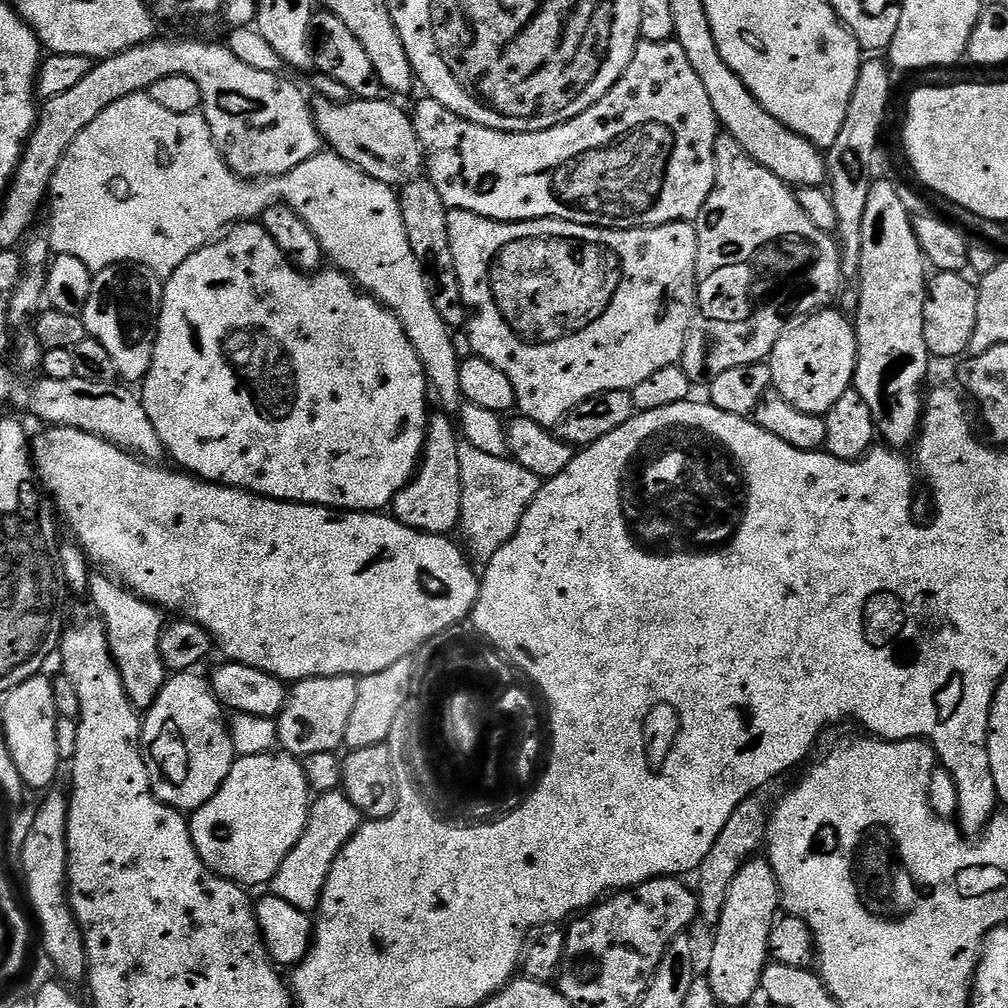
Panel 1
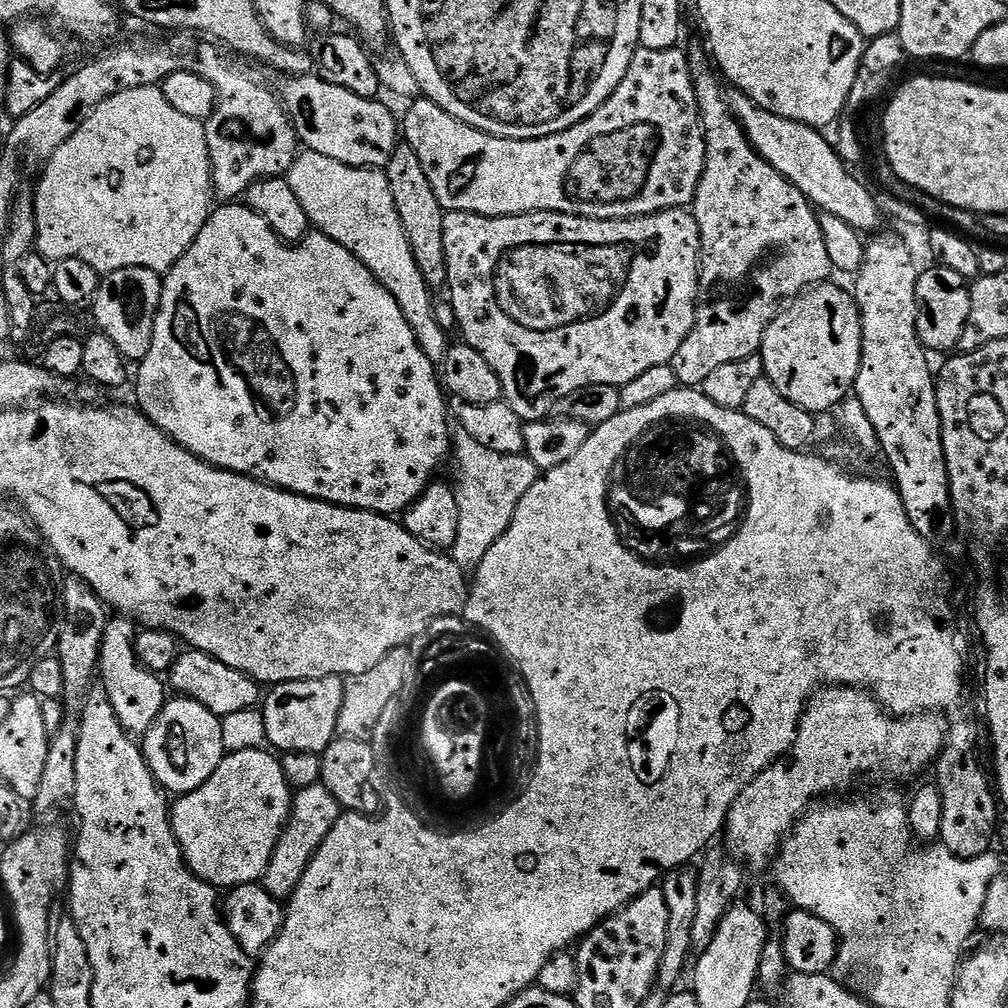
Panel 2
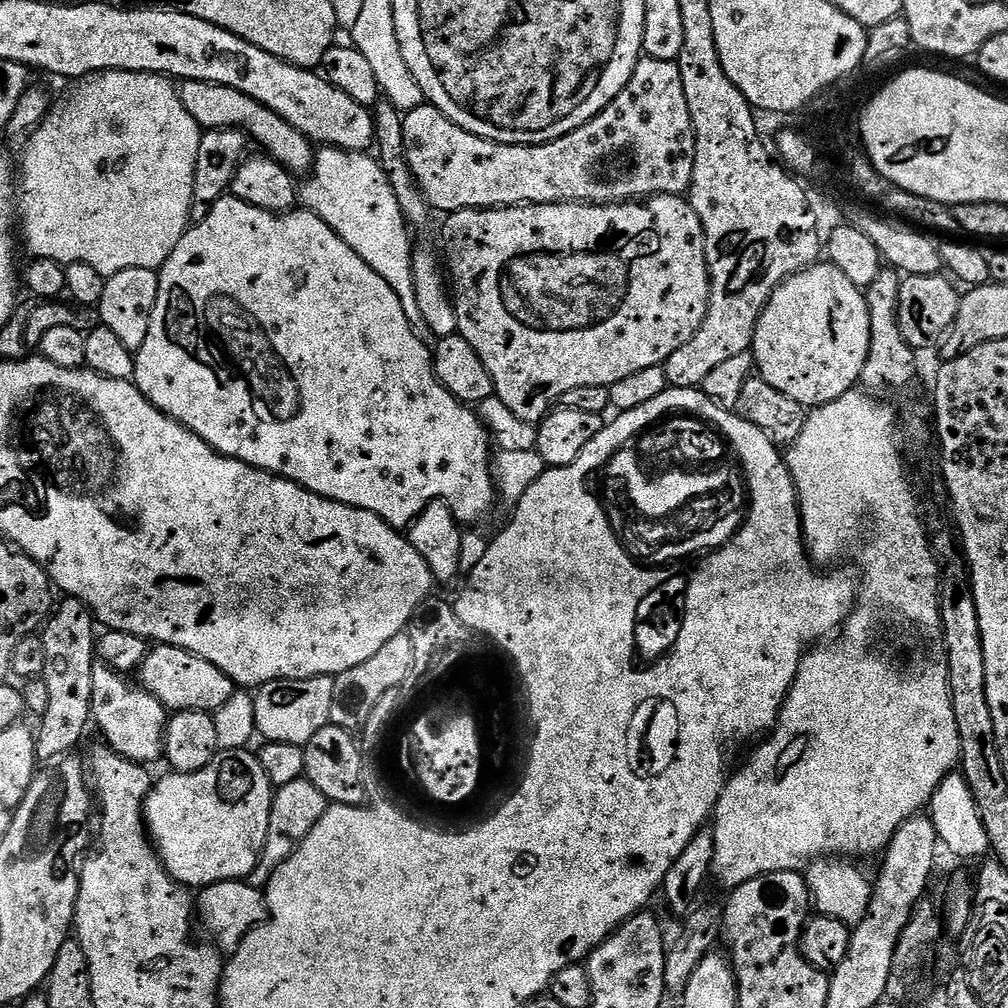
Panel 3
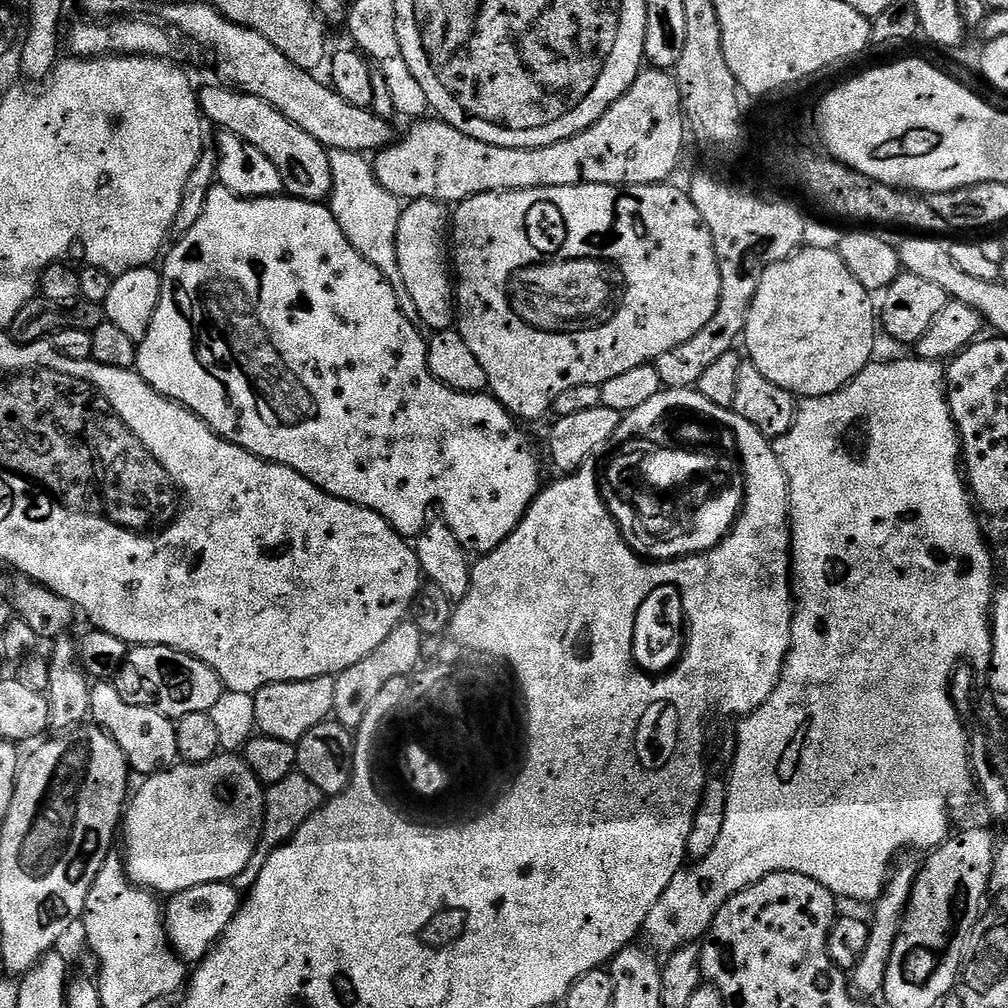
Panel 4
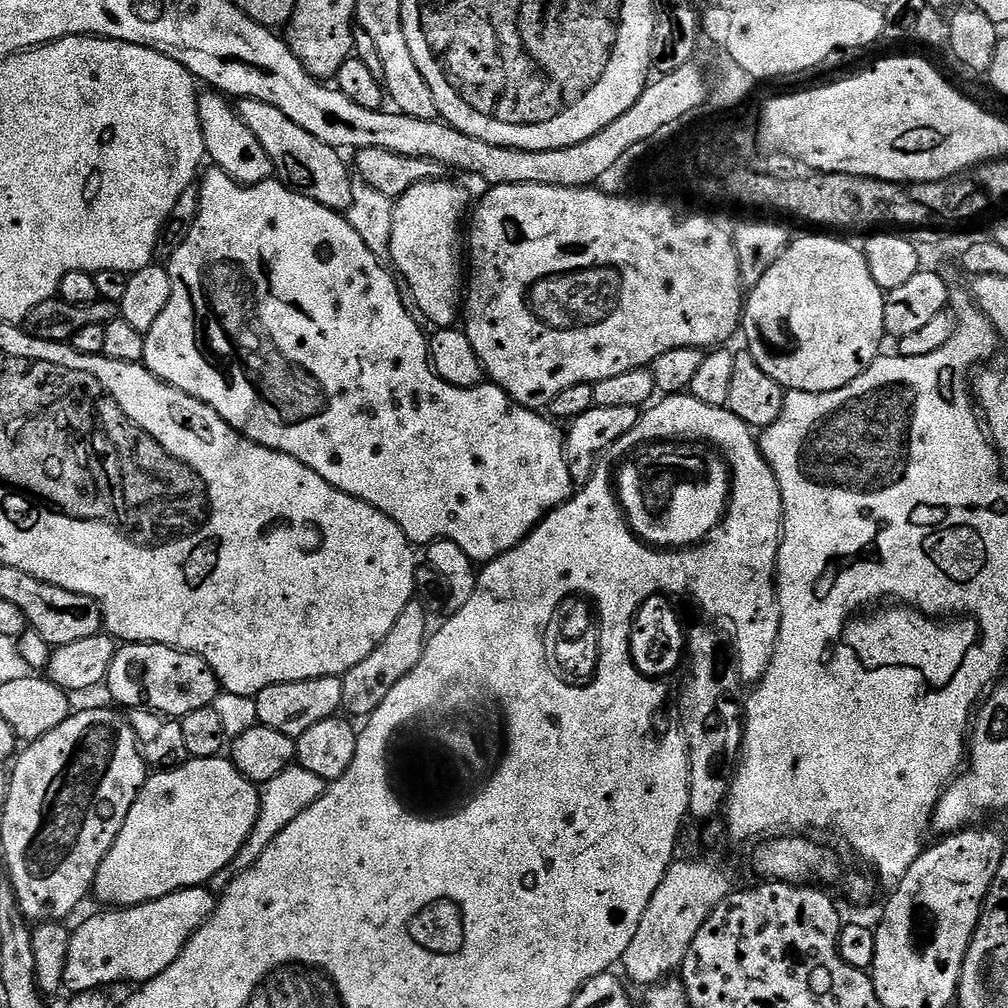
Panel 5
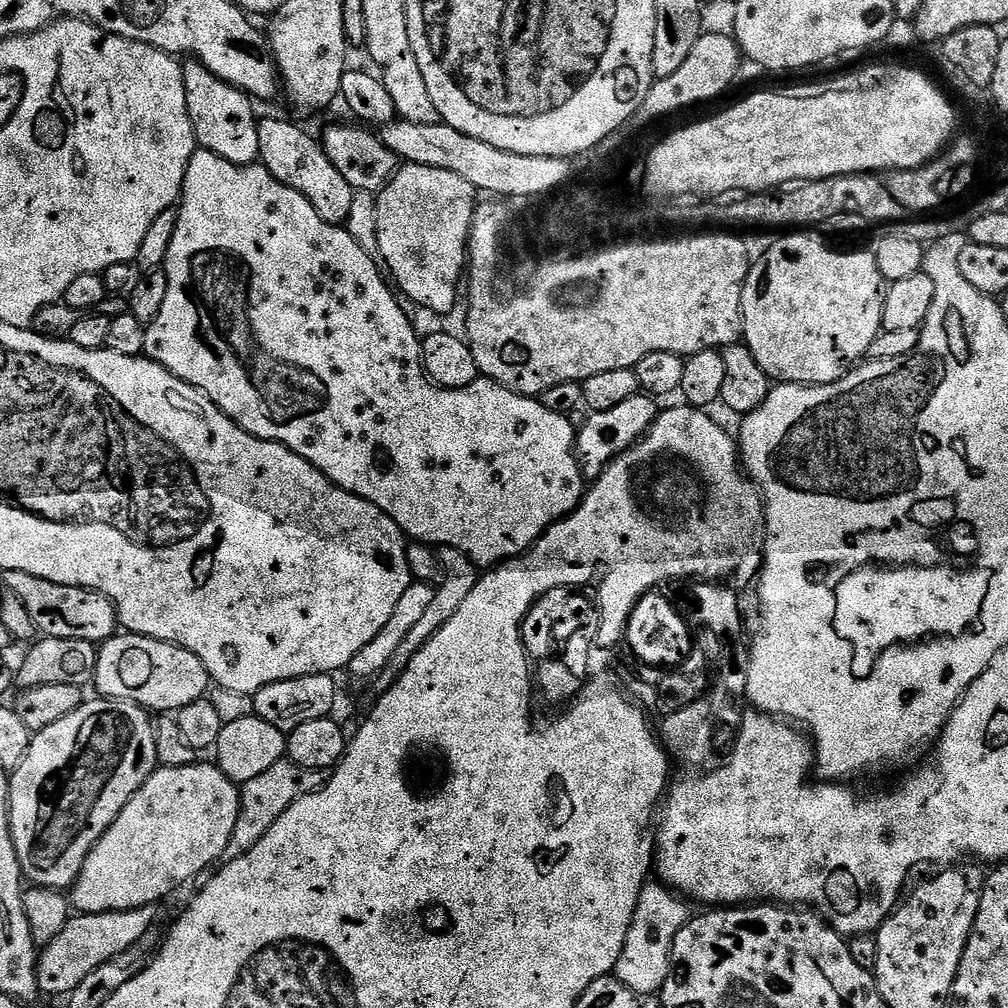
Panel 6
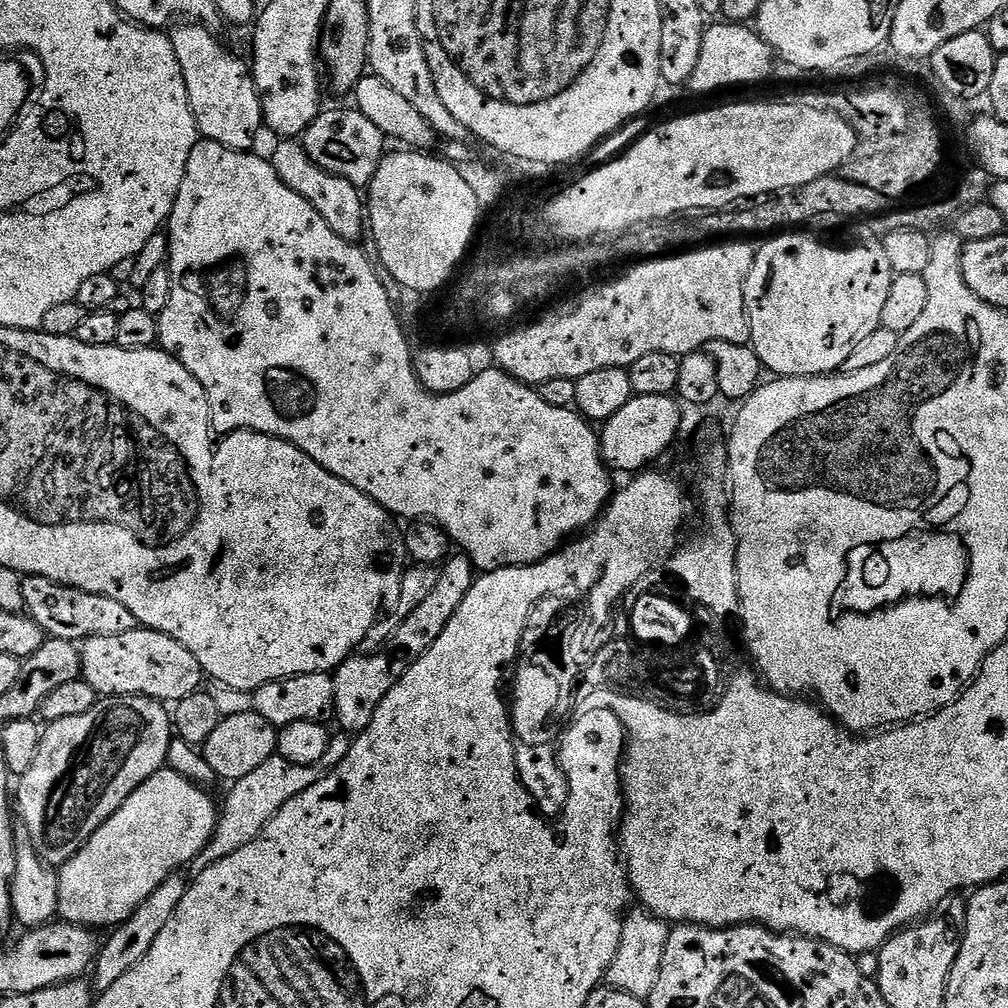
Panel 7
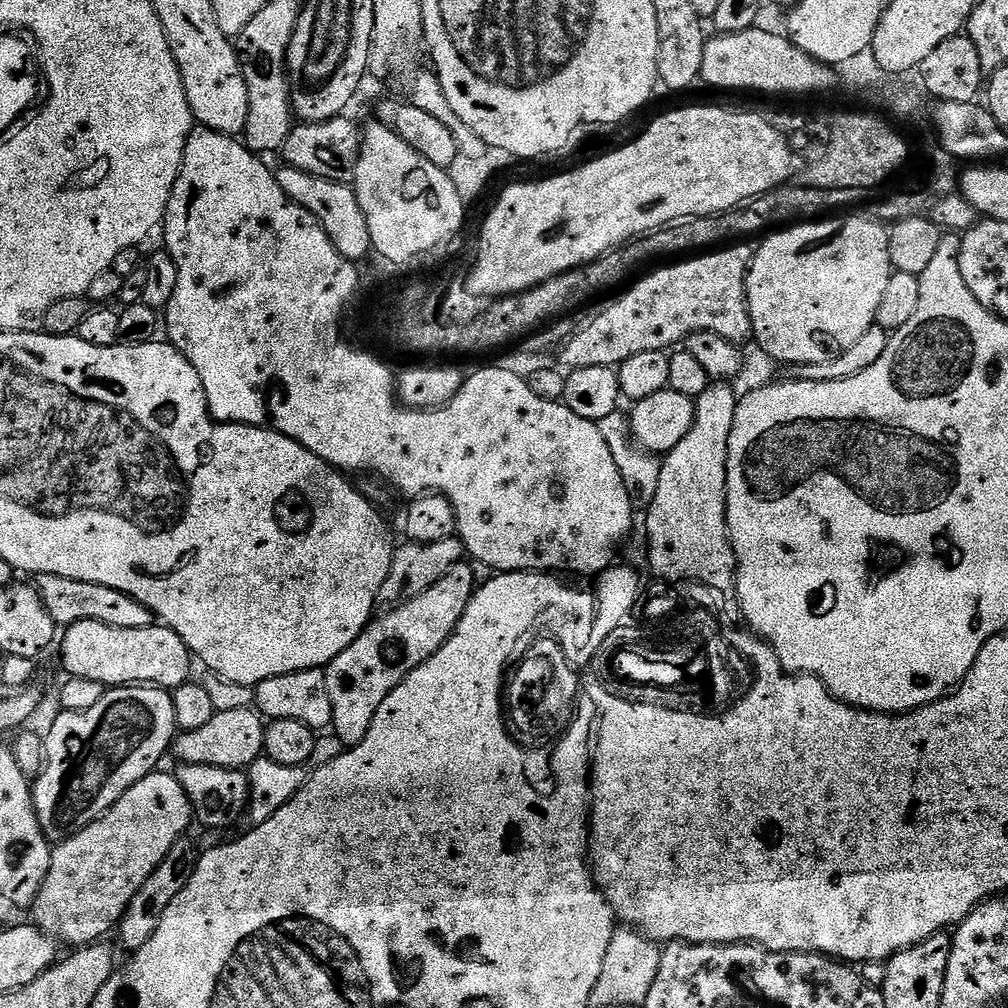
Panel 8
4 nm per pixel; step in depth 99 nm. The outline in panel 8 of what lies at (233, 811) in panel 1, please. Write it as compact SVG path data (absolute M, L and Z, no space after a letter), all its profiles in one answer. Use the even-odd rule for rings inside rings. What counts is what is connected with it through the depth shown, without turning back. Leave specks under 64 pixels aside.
M165 770L151 772L142 782L130 786L118 802L105 816L100 816L90 826L86 826L69 840L61 840L52 849L50 870L46 874L46 882L42 882L42 890L34 905L36 912L35 927L46 935L55 938L61 945L87 946L103 941L108 931L115 929L124 911L130 906L134 894L142 890L142 882L154 874L154 870L166 858L166 854L174 846L176 840L185 835L184 832L194 824L192 803L182 790L179 779Z

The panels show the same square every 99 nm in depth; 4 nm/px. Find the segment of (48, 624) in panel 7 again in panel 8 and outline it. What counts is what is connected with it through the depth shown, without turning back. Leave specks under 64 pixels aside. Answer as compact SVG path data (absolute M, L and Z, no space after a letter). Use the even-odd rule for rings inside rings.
M39 574L35 577L34 587L46 610L50 610L50 618L54 618L58 626L76 624L80 620L93 620L106 622L110 626L122 626L126 630L142 630L153 627L154 624L152 612L146 606L142 606L142 602L118 590L110 590L110 586L78 582L74 578L58 578L58 574Z

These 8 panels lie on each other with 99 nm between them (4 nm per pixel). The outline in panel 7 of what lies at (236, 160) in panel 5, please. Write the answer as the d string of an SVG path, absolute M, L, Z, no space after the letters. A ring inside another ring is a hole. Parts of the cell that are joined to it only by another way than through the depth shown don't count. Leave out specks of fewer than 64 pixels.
M199 22L177 23L171 29L170 39L178 66L182 66L182 78L197 133L203 139L218 142L230 150L249 151L256 135L262 132L264 122L251 67L245 61L243 64L234 53L227 52L212 30Z

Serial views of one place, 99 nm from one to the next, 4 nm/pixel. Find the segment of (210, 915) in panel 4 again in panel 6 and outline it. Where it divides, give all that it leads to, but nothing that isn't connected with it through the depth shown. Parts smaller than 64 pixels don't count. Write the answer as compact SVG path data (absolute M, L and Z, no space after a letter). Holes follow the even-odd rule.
M155 907L135 908L125 912L103 912L102 914L76 914L49 944L43 945L40 952L41 993L52 996L67 997L81 984L93 970L98 970L110 958L128 952L141 943L140 939L152 928L156 920Z

